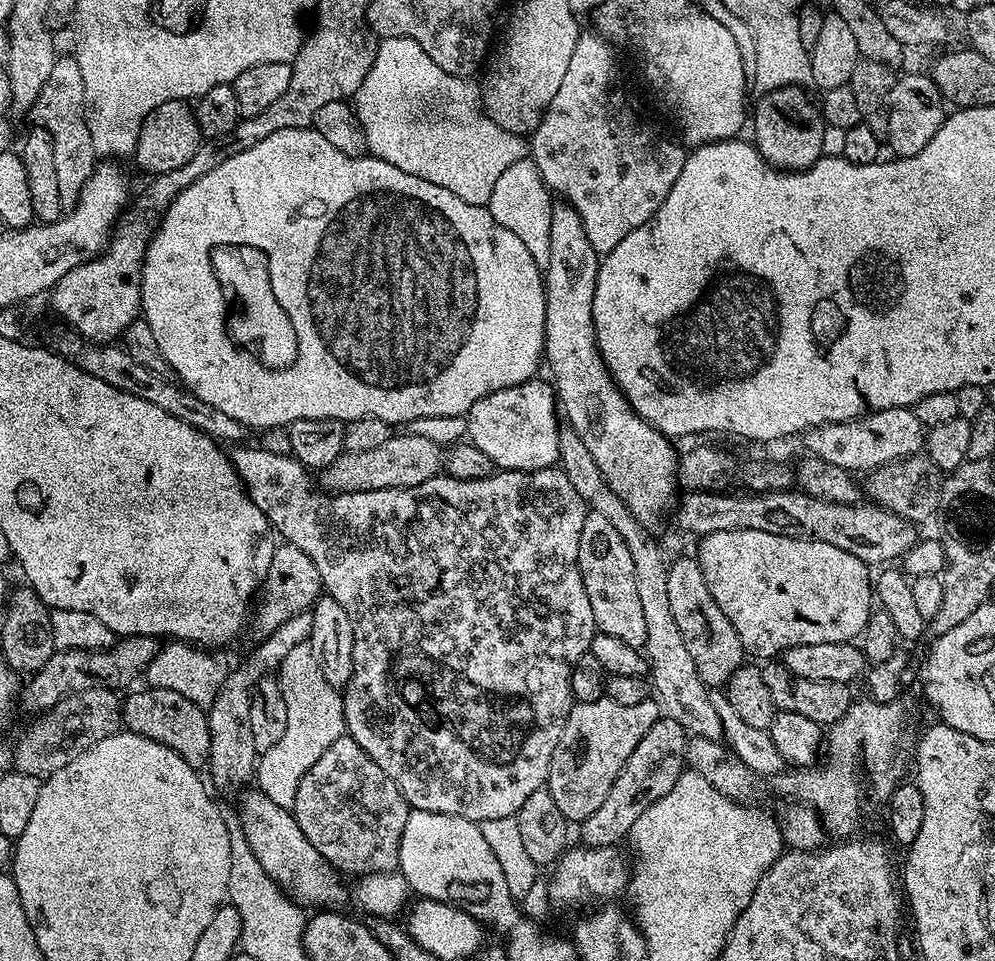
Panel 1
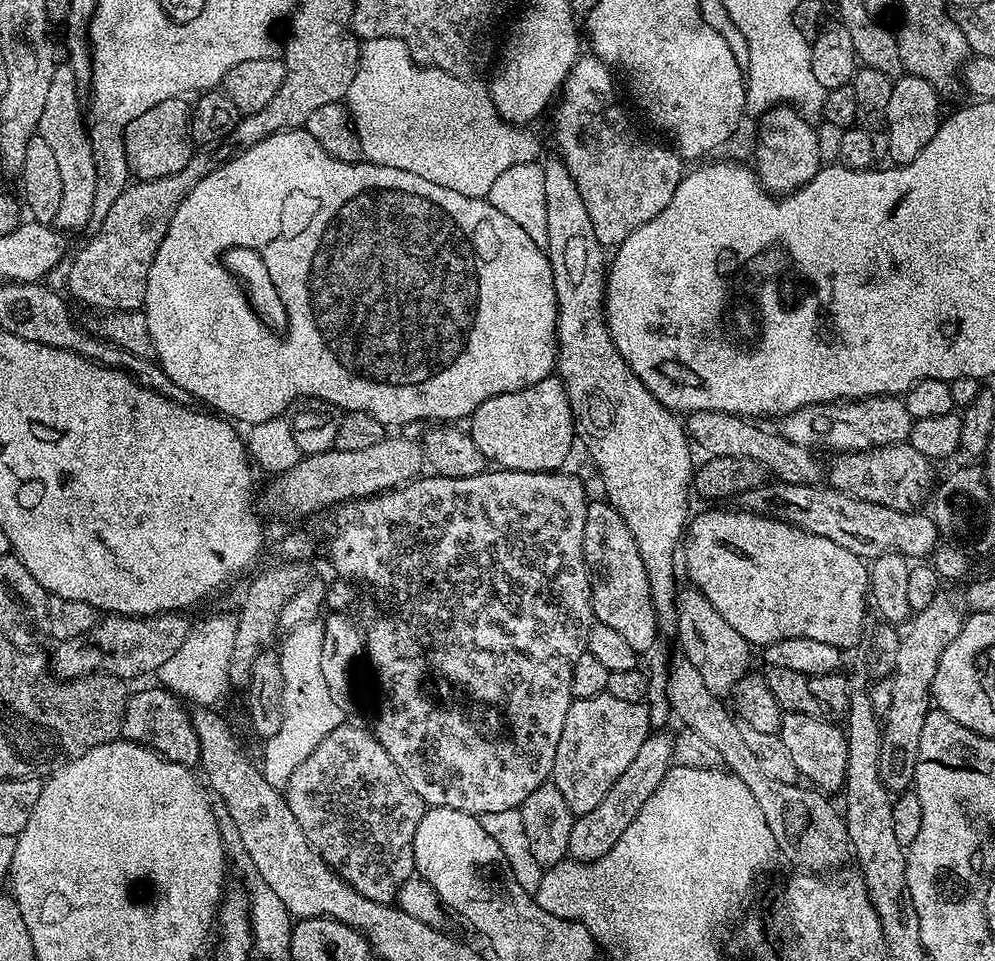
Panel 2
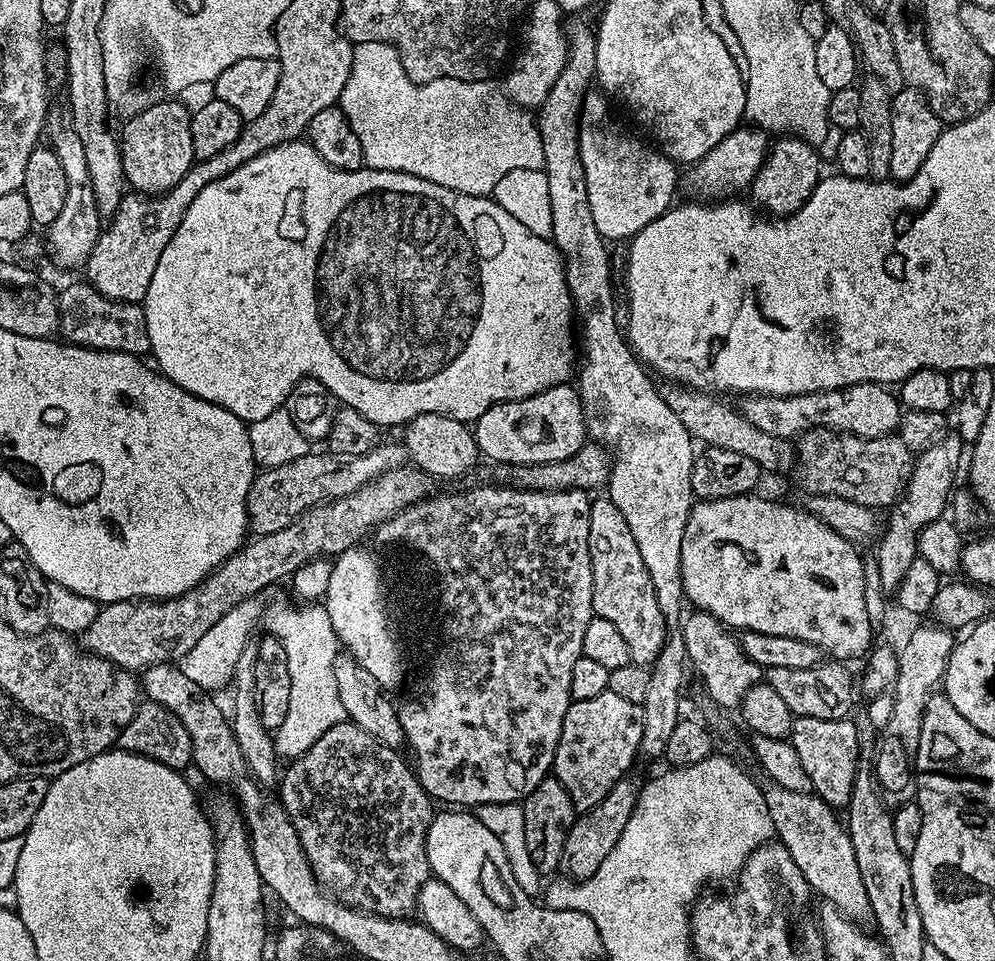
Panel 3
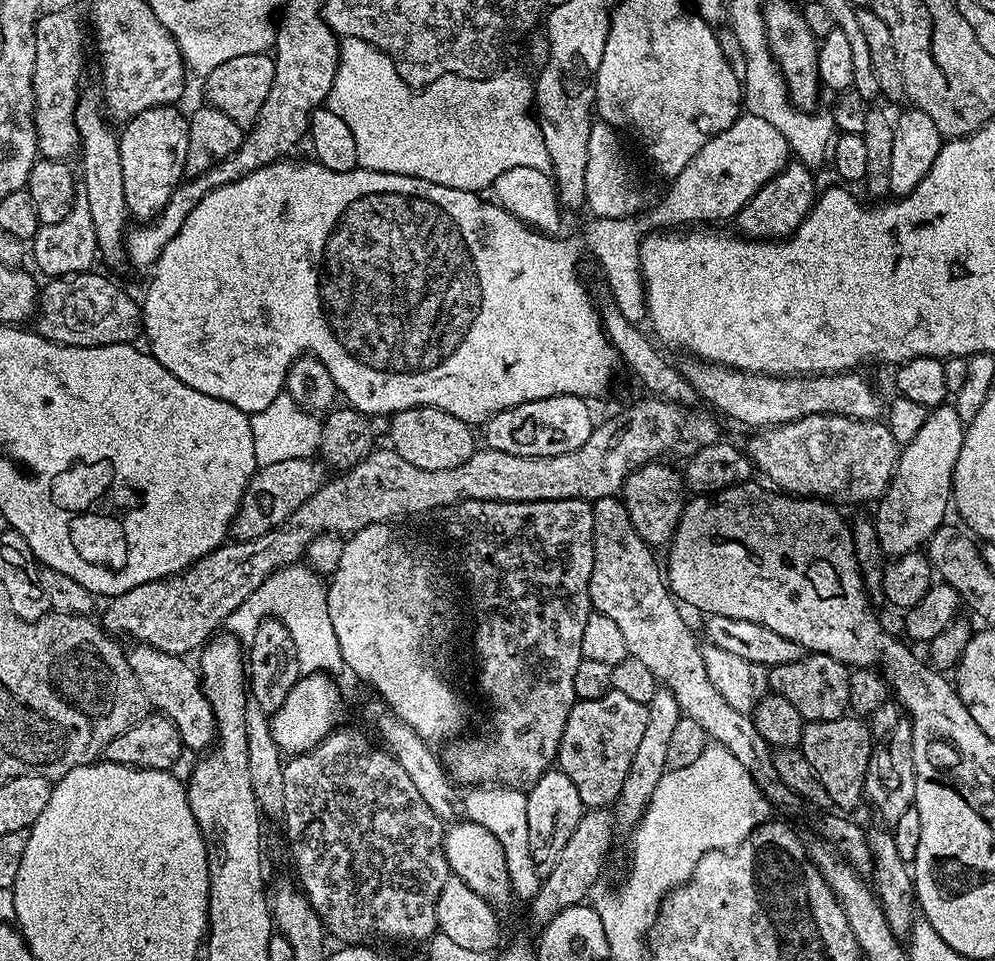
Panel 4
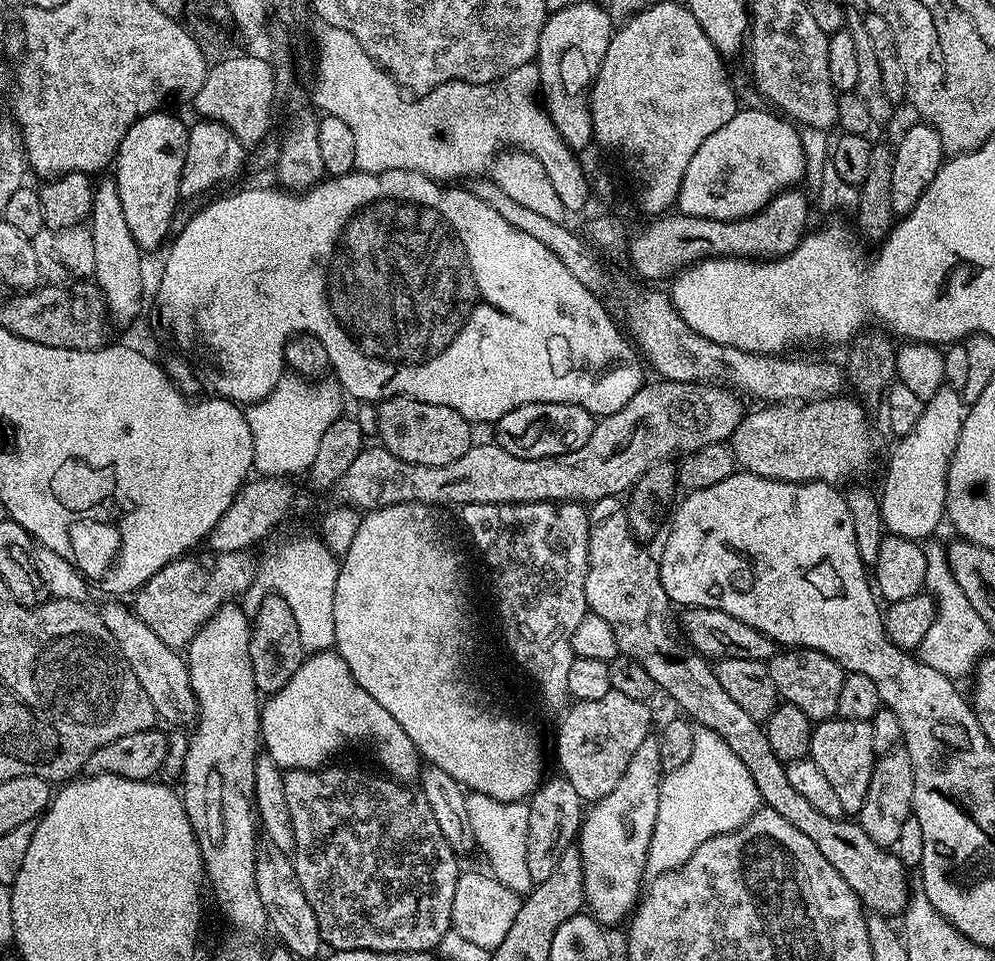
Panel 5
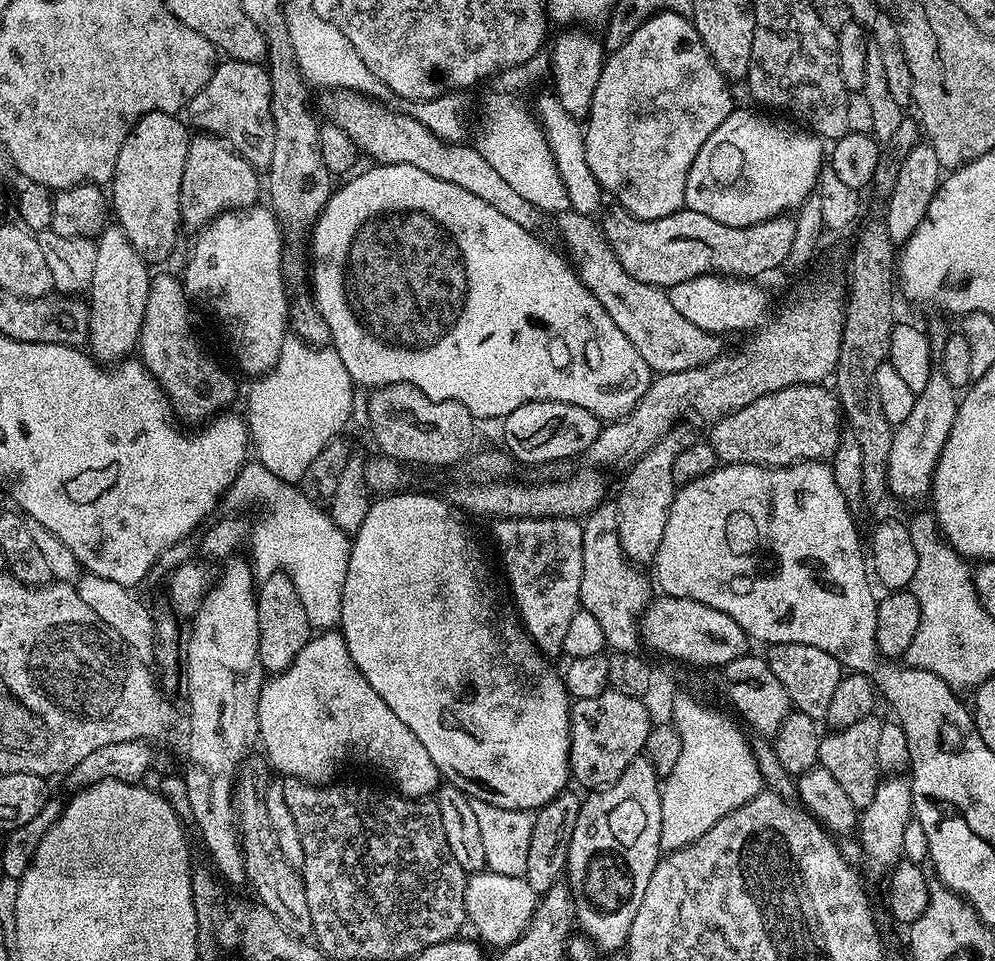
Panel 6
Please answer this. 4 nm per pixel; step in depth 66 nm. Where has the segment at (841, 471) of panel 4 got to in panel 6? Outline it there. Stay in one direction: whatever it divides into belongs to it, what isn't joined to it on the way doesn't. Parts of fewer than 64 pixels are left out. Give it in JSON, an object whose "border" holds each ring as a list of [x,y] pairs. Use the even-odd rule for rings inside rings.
{"border":[[[795,384],[782,390],[759,396],[754,402],[711,425],[710,443],[717,459],[728,464],[758,464],[764,467],[788,467],[806,460],[829,459],[842,435],[842,411],[835,393],[822,384]]]}

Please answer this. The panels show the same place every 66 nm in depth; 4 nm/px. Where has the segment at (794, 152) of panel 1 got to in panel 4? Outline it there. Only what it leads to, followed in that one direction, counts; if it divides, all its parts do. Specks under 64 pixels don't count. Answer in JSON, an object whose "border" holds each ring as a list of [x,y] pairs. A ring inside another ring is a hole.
{"border":[[[789,162],[772,180],[765,182],[739,215],[739,235],[750,240],[786,240],[802,226],[818,199],[813,169],[799,162]]]}

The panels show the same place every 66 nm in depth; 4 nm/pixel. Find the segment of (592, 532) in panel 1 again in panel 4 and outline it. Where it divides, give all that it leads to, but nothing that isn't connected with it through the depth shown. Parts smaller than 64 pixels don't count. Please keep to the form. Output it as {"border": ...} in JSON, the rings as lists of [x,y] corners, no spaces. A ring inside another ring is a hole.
{"border":[[[607,496],[591,501],[591,506],[594,514],[594,570],[590,574],[588,593],[592,599],[593,609],[606,614],[606,618],[611,618],[615,622],[622,638],[626,641],[628,654],[638,658],[638,662],[643,662],[650,669],[650,674],[654,674],[657,682],[668,688],[670,694],[674,694],[674,702],[678,702],[681,713],[694,718],[694,722],[702,726],[709,741],[730,750],[730,754],[734,754],[734,758],[742,762],[746,774],[754,778],[758,790],[762,790],[762,794],[773,809],[781,808],[784,812],[798,811],[802,807],[801,798],[794,790],[790,790],[790,786],[786,786],[786,782],[782,782],[782,778],[778,778],[778,770],[774,770],[772,758],[774,750],[769,747],[766,738],[758,734],[751,715],[734,710],[734,706],[730,706],[730,702],[726,702],[726,698],[718,694],[714,682],[710,682],[706,674],[706,666],[702,662],[701,645],[696,644],[683,614],[680,613],[681,605],[666,583],[661,561],[660,564],[656,561],[656,556],[652,553],[655,551],[634,530],[634,522],[630,522],[630,514],[626,510],[623,499]]]}

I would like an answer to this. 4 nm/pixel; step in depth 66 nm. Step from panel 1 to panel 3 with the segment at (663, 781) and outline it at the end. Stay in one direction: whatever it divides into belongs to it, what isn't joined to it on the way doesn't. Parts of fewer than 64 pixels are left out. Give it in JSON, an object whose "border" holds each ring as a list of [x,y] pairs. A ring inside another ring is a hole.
{"border":[[[632,778],[622,779],[612,787],[610,794],[606,794],[606,798],[602,798],[602,802],[598,802],[598,806],[577,815],[576,821],[572,823],[570,834],[566,834],[562,861],[563,871],[568,871],[565,873],[571,879],[577,881],[590,878],[590,874],[594,874],[594,870],[598,870],[598,866],[602,866],[606,854],[610,854],[610,850],[614,850],[614,842],[618,842],[618,838],[622,838],[622,830],[626,830],[626,822],[630,822],[633,812],[636,811],[640,790],[641,785],[635,784]]]}

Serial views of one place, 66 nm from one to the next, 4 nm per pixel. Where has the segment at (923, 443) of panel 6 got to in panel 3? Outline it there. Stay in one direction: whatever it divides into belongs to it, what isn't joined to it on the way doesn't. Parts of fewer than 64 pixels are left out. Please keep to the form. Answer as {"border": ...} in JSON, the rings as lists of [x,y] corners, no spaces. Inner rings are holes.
{"border":[[[948,434],[941,437],[935,444],[924,449],[923,452],[917,455],[913,461],[913,468],[907,484],[902,493],[902,497],[898,498],[897,502],[891,509],[891,516],[886,528],[886,532],[881,535],[879,548],[875,551],[876,561],[878,562],[878,570],[881,575],[882,588],[886,594],[895,593],[896,588],[902,582],[902,577],[910,568],[910,562],[916,560],[919,555],[918,539],[919,532],[929,525],[930,522],[936,521],[943,517],[943,512],[946,508],[946,502],[950,500],[953,484],[956,478],[956,472],[960,464],[960,458],[964,450],[963,441],[955,434]]]}

